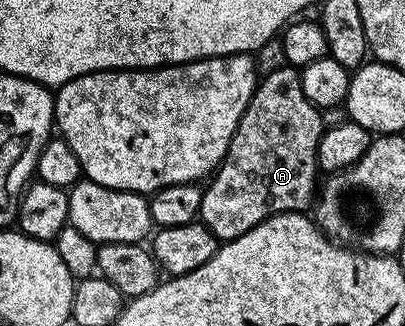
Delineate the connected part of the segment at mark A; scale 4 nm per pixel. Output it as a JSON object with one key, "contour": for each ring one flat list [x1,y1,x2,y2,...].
{"contour":[[282,66,257,81,256,90,252,93,250,104,230,140,230,148,223,162,211,175,207,183,209,186,203,187,204,195,198,218,206,228,210,228,210,232,214,232,216,239,237,238,274,214,304,212,313,205,314,195,318,190,318,140,326,129,326,122,320,118,323,118,321,111,314,104,310,104,310,100,306,100,306,92,302,92,302,80,297,67]]}

